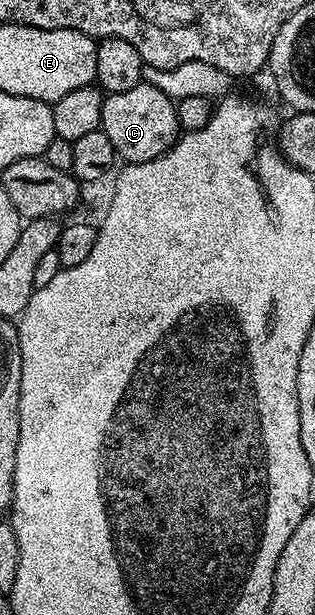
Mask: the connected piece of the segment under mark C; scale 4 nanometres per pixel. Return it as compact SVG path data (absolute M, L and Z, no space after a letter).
M137 83L124 93L109 93L102 101L101 131L112 141L112 149L119 160L143 163L160 157L179 137L175 100L168 98L156 85Z

